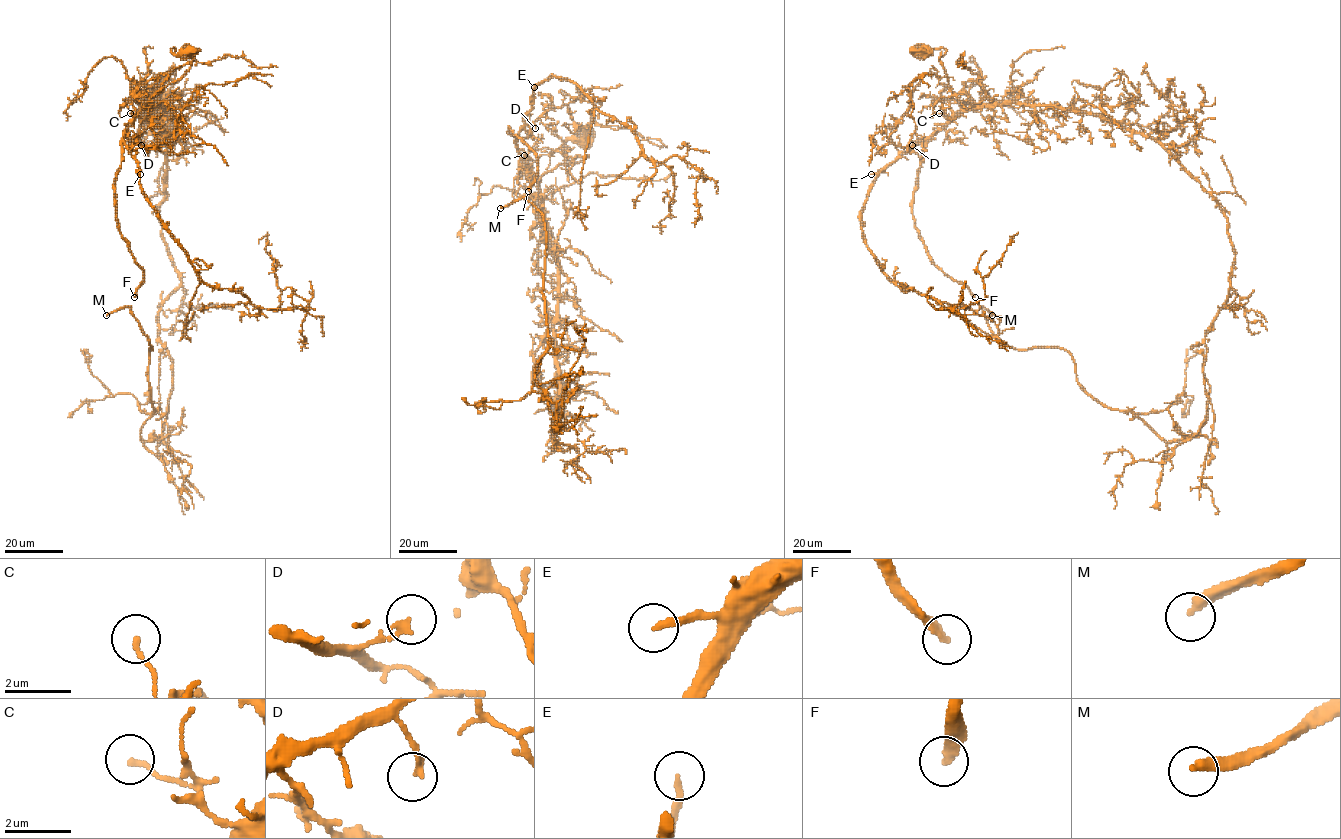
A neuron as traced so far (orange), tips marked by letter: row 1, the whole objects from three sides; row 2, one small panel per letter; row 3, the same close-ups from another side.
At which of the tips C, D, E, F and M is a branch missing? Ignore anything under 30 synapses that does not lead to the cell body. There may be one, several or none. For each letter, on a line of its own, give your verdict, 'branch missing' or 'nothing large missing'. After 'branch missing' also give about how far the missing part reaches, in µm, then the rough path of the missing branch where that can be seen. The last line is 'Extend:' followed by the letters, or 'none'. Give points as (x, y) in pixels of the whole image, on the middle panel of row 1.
C: nothing large missing
D: nothing large missing
E: branch missing; missing 25 µm; course (534, 87), (544, 81), (566, 85), (581, 73), (577, 71)
F: nothing large missing
M: branch missing; missing 160 µm; course (500, 208), (486, 204), (476, 178), (489, 249), (476, 293), (481, 310), (473, 364), (461, 388), (426, 403)
Extend: E, M

